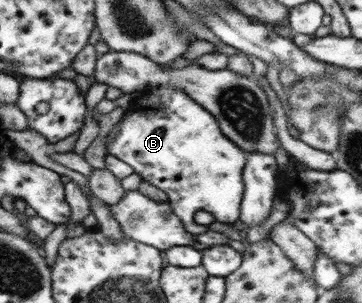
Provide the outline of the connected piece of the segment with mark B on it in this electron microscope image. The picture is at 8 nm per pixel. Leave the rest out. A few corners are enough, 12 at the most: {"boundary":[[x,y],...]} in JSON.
{"boundary":[[181,89],[141,93],[108,154],[236,225],[246,153]]}

